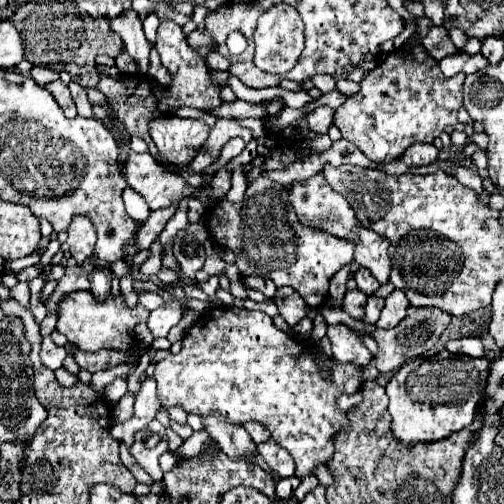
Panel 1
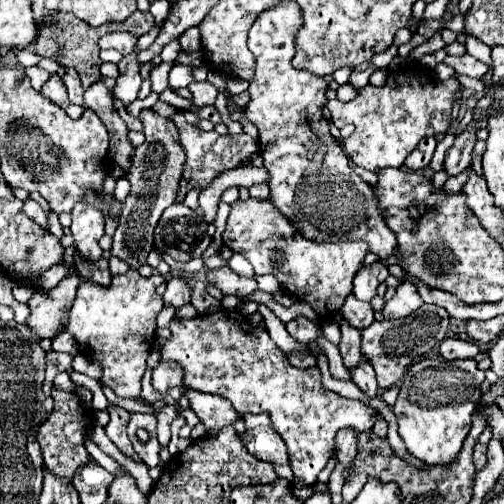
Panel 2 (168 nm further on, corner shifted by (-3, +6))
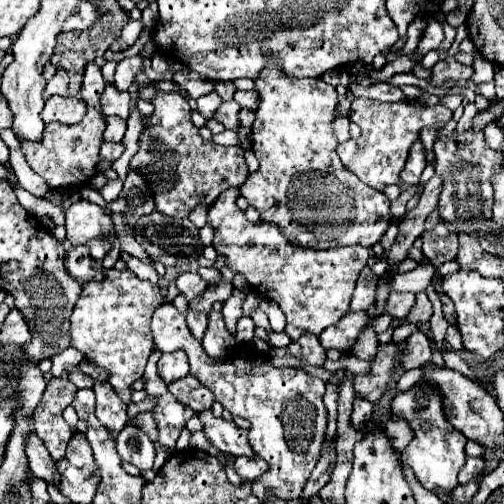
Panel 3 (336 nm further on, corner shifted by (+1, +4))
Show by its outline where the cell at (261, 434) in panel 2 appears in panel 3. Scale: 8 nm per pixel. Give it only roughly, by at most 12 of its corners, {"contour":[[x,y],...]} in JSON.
{"contour":[[198,413],[206,439],[222,453],[256,457],[248,431]]}

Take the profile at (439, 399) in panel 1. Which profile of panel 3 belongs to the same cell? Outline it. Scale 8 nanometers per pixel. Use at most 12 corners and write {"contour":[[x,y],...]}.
{"contour":[[416,383],[392,401],[416,437],[404,467],[432,491],[454,491],[466,437],[436,389]]}

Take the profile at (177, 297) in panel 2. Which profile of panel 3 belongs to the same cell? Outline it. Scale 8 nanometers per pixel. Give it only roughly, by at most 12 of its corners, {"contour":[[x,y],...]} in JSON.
{"contour":[[180,273],[176,283],[186,299],[202,295],[210,283],[198,273]]}

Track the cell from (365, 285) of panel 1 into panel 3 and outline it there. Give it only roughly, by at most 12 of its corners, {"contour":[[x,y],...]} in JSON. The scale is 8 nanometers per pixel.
{"contour":[[364,267],[356,283],[350,311],[374,305],[378,277]]}

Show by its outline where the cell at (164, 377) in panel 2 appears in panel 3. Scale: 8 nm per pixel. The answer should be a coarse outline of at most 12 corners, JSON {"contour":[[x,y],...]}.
{"contour":[[184,351],[162,353],[158,375],[172,383],[188,375]]}

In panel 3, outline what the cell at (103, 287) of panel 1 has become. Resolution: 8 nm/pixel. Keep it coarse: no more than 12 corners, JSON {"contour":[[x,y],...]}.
{"contour":[[86,247],[66,253],[66,269],[88,283],[96,275],[94,259]]}

